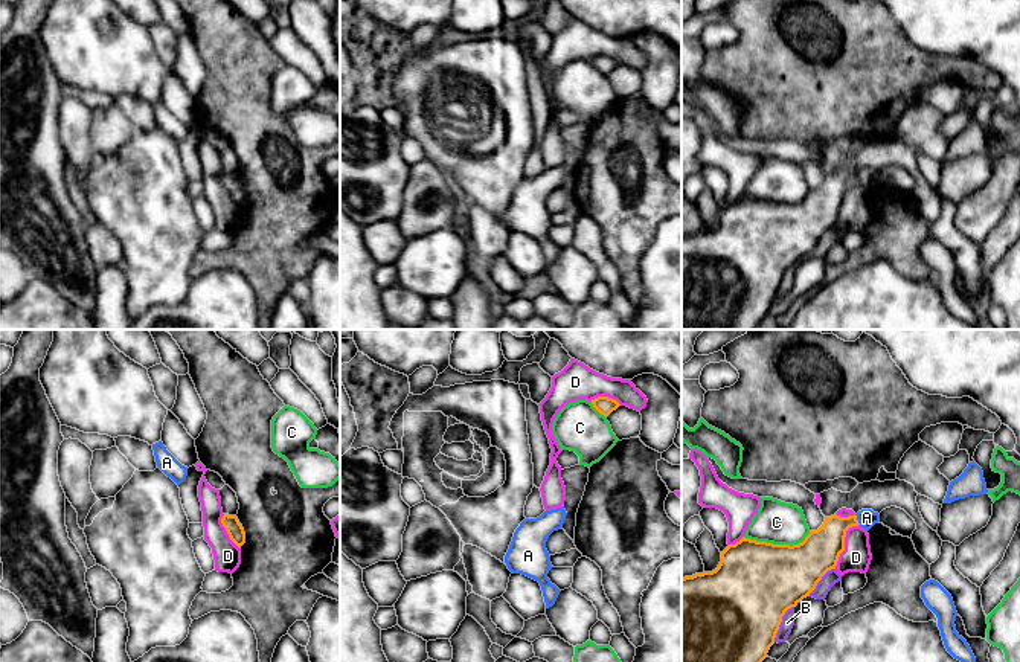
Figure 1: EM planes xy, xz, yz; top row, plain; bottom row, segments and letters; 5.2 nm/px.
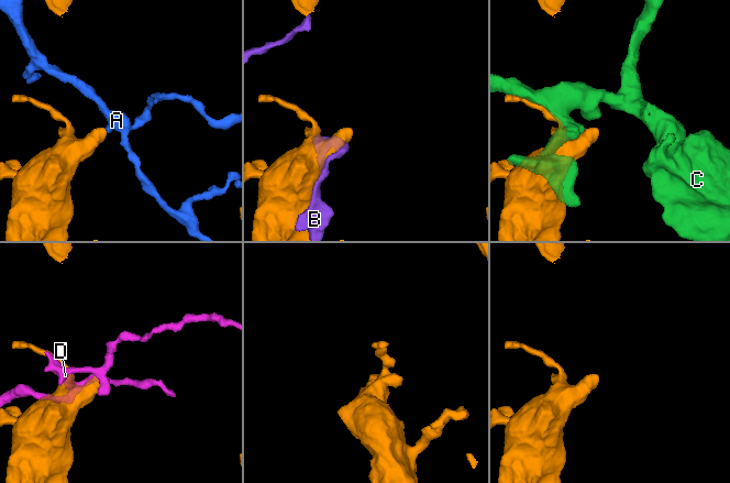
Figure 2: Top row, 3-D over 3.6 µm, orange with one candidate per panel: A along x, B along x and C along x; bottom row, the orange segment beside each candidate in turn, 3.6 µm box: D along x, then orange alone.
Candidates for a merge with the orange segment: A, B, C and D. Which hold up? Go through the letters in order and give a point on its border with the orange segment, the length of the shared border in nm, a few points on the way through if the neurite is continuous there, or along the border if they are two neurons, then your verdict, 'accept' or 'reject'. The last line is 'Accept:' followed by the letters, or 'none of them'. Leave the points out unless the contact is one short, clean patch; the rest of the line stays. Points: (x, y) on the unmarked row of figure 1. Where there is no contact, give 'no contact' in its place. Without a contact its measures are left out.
A: contact yz (856, 177); length 70 nm; border yz (854, 173), (860, 182); reject
B: contact yz (781, 279); length 220 nm; reject
C: contact yz (778, 203); length 360 nm; reject
D: contact yz (843, 202); length 280 nm; reject
Accept: none of them

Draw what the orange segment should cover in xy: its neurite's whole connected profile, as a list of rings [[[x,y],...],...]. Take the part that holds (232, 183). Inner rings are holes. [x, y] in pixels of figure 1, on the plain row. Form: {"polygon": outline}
{"polygon": [[[224,172],[221,177],[230,198],[241,206],[245,201],[245,191],[236,174]]]}

